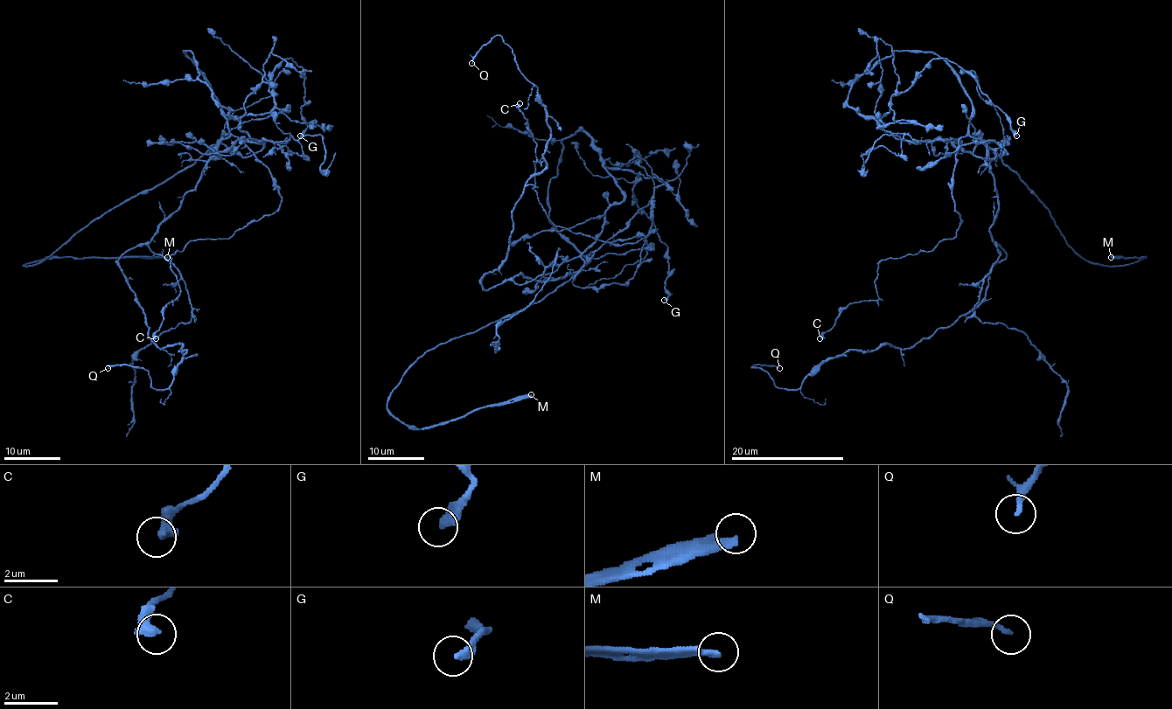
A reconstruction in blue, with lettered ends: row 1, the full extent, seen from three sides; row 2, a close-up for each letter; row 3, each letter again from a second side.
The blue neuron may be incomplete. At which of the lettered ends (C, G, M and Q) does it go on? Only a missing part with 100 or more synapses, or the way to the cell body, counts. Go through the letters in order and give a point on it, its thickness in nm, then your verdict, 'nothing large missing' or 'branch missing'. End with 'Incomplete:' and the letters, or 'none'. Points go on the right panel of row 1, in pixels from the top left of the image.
C: place (819, 338); calibre 480 nm; nothing large missing
G: place (1016, 135); calibre 440 nm; nothing large missing
M: place (1111, 257); calibre 280 nm; branch missing
Q: place (779, 368); calibre 140 nm; nothing large missing
Incomplete: M

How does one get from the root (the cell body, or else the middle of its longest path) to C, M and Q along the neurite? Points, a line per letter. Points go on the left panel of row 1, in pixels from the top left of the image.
C: (180, 202), (232, 135), (282, 199), (228, 239), (191, 239), (170, 255), (180, 294), (156, 338)
M: (180, 202), (195, 186), (208, 152), (95, 218), (43, 261), (24, 265), (56, 257), (167, 257)
Q: (180, 202), (118, 265), (149, 337), (187, 351), (164, 389), (143, 368), (108, 368)

